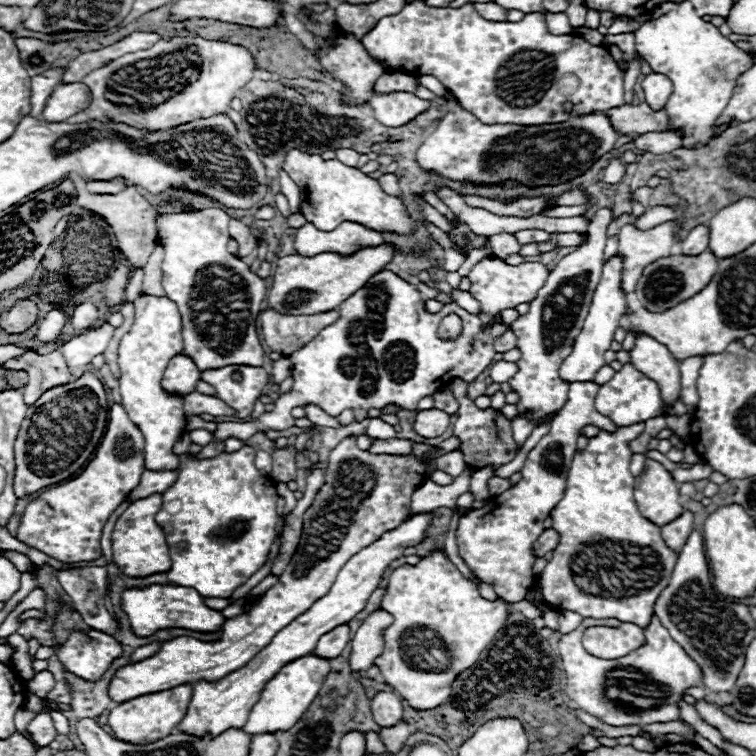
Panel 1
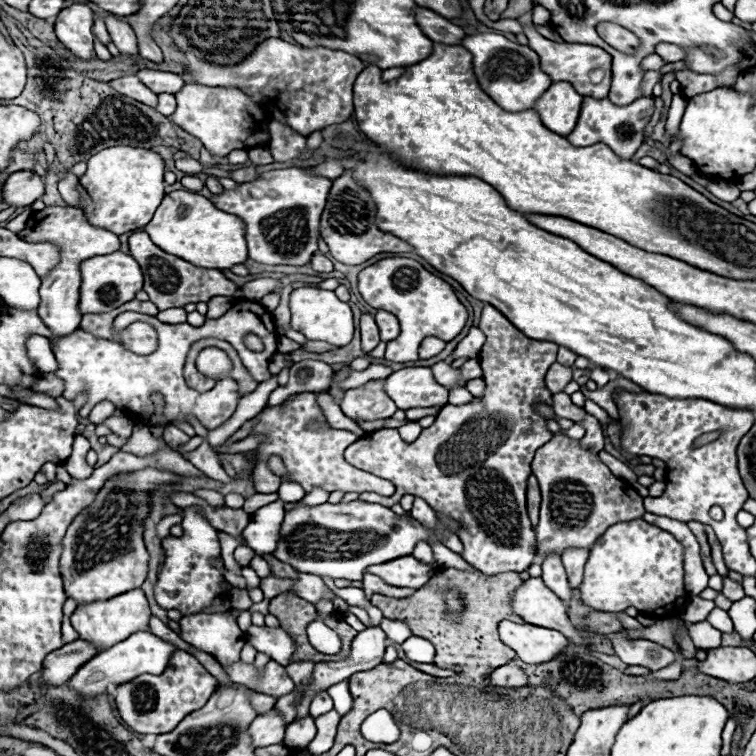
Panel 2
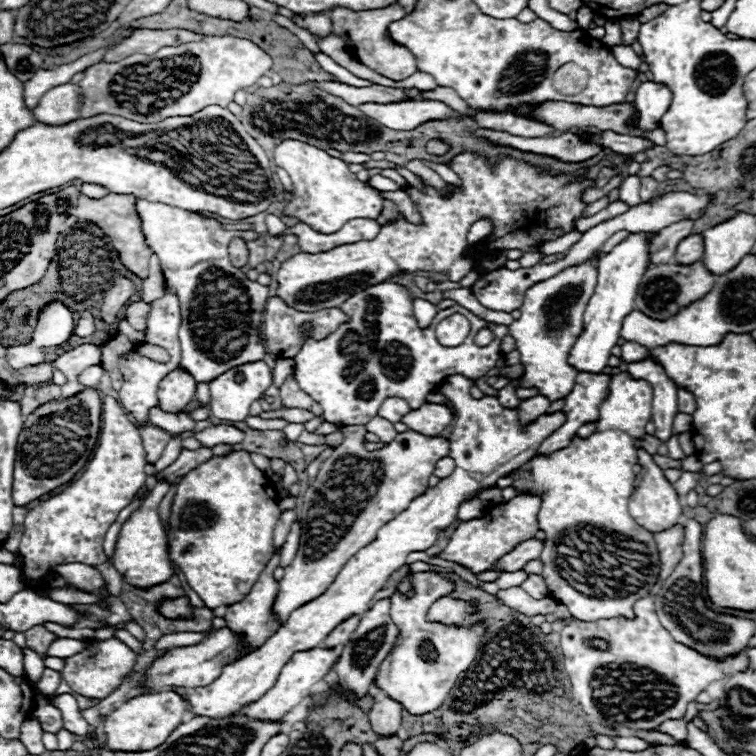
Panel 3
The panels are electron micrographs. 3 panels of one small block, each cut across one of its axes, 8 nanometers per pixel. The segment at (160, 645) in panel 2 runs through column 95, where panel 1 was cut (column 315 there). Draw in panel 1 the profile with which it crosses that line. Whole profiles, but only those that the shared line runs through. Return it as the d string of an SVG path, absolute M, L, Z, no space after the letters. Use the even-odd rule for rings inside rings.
M314 654L286 664L262 688L258 702L252 706L252 710L248 714L248 722L244 726L244 732L246 734L272 734L272 732L290 730L294 726L294 722L298 722L302 718L302 714L308 710L310 702L316 698L328 672L330 672L330 662L324 658L318 658Z

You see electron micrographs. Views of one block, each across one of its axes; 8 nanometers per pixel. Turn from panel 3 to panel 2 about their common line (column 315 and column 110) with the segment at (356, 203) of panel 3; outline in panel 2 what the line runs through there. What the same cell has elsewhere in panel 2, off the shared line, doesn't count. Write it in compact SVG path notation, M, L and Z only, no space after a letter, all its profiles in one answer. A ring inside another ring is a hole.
M112 146L88 160L86 174L78 180L82 194L82 210L90 224L112 230L114 234L124 234L130 230L144 228L156 206L160 206L164 192L164 160L154 150L144 150L136 146Z

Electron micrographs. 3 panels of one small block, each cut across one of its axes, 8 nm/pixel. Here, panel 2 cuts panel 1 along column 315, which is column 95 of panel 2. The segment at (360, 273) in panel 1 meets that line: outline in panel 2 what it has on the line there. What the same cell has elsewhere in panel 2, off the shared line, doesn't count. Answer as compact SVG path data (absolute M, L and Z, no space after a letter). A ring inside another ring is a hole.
M112 252L106 256L92 256L80 264L80 312L82 314L102 314L108 310L114 310L116 306L122 306L124 302L132 300L138 290L142 290L144 278L138 262L124 254L124 252Z

